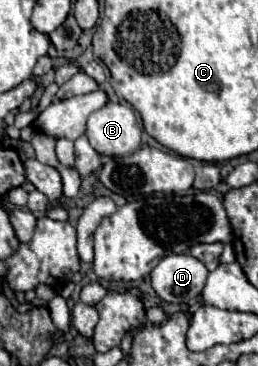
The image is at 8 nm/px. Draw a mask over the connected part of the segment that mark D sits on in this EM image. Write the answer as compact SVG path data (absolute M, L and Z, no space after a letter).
M165 255L151 271L155 293L167 303L187 303L197 297L207 281L207 267L191 255Z

